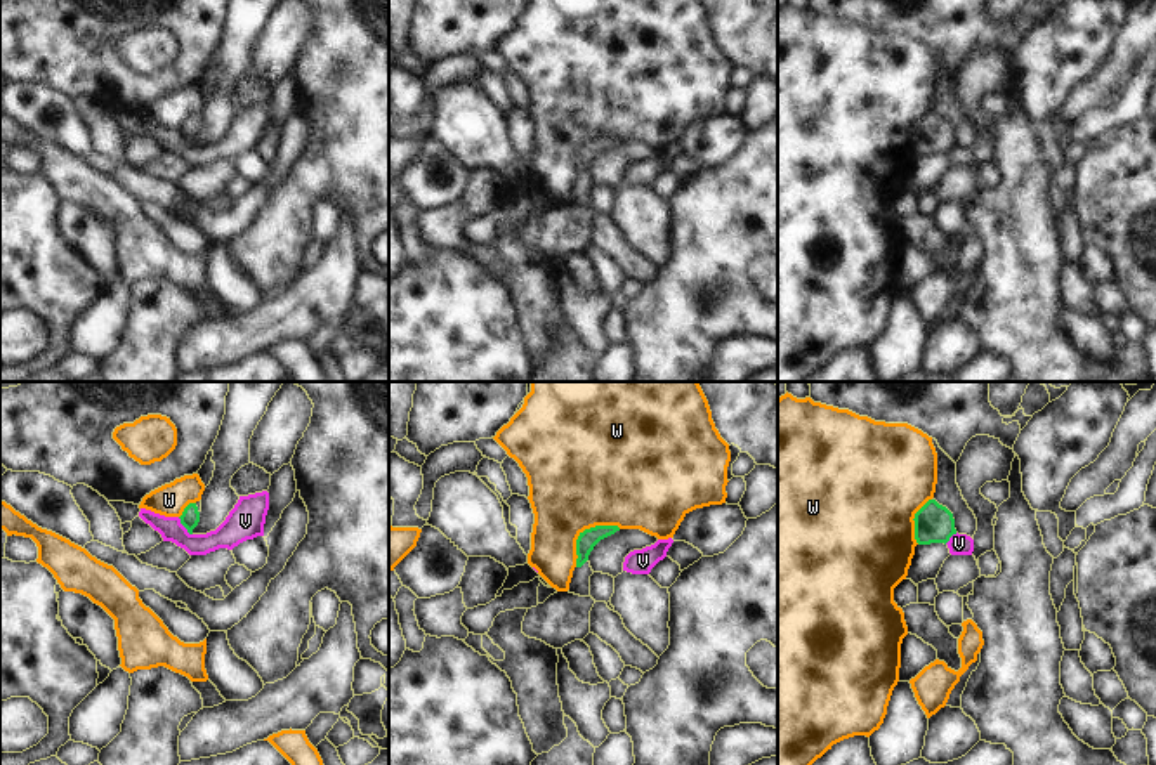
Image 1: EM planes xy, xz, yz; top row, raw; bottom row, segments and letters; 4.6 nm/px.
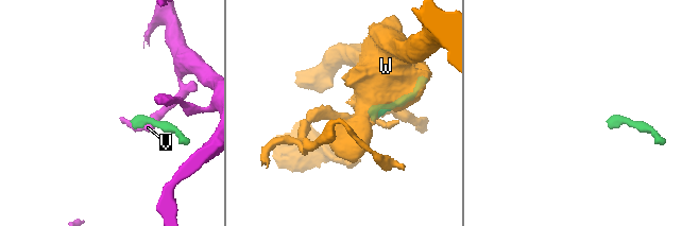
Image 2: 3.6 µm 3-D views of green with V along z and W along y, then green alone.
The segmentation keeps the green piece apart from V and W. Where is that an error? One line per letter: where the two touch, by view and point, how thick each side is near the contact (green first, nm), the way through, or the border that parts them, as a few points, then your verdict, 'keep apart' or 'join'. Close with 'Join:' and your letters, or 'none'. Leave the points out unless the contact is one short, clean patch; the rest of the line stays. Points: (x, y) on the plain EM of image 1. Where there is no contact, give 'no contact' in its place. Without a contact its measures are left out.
V: xy (183, 136) | 90/140 nm | along xy (177, 129), (191, 146) | keep apart
W: xz (584, 143) | 90/480 nm | keep apart
Join: none

